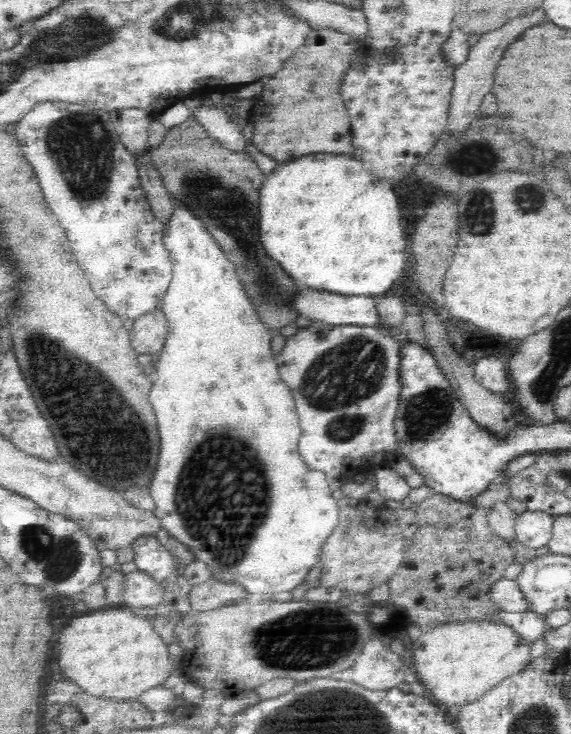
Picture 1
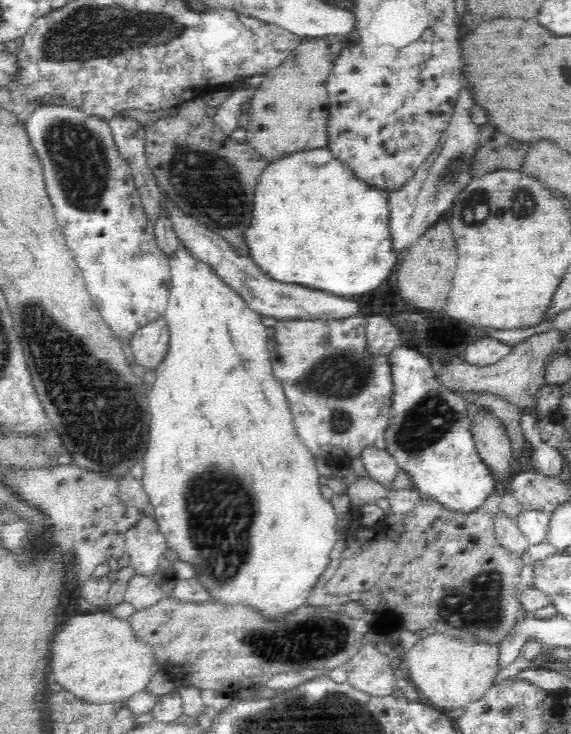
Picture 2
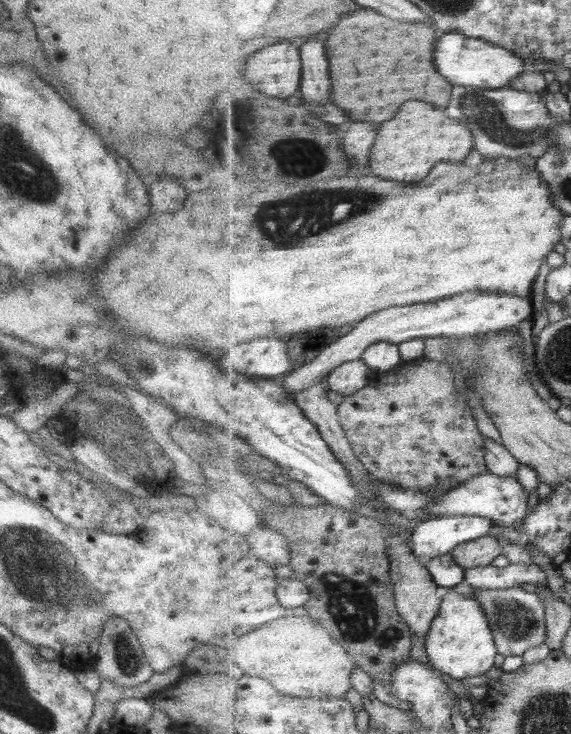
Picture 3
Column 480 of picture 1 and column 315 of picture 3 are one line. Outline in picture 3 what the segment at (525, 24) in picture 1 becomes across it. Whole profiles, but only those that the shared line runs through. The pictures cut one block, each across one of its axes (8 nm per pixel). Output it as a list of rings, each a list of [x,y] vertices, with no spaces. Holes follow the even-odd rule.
[[[311,38],[301,46],[303,78],[299,97],[311,104],[329,104],[331,98],[331,78],[329,78],[329,60],[325,42]]]

